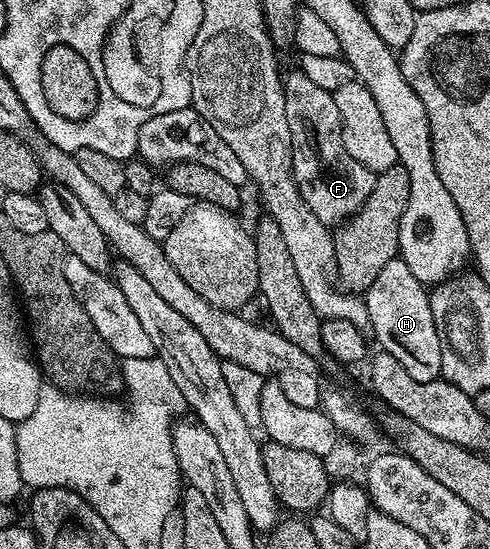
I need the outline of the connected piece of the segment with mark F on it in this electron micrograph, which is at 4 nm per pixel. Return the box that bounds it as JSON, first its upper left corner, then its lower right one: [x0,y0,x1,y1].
[284,70,376,226]

